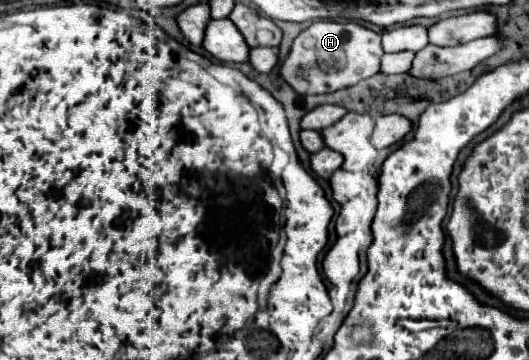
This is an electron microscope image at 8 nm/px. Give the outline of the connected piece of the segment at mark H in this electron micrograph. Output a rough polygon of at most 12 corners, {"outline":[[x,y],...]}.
{"outline":[[318,20],[282,76],[298,94],[336,92],[380,72],[382,36]]}

